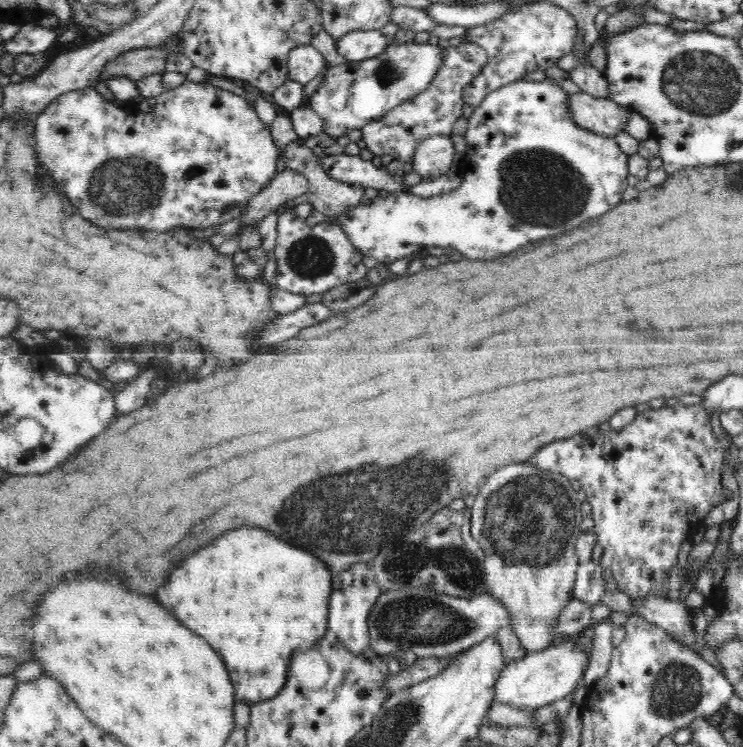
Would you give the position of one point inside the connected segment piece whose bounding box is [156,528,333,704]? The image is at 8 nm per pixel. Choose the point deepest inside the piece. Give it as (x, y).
(255, 599)

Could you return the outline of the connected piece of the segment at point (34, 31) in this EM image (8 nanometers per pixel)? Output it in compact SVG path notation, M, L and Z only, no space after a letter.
M41 25L22 28L14 38L5 41L5 51L9 55L16 54L40 54L46 52L58 35L63 31L63 27L57 26L54 29L46 29Z

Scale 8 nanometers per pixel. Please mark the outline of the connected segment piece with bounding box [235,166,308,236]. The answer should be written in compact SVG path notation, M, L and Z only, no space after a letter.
M287 166L282 172L276 172L271 183L266 184L260 192L256 192L256 195L252 196L248 202L248 208L245 208L241 215L240 232L235 235L241 235L245 228L258 226L268 212L274 212L284 202L304 194L307 191L307 186L307 180L303 178L301 172L298 174Z

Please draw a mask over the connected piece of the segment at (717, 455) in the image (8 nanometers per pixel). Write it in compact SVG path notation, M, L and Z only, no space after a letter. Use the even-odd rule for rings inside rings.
M678 402L674 407L667 407L666 405L656 403L652 408L638 413L634 422L631 422L619 431L612 429L610 432L605 434L599 433L594 437L587 437L583 433L576 433L576 436L564 438L564 440L554 440L550 444L545 444L540 450L537 450L534 456L531 456L527 460L527 463L542 470L564 475L571 481L572 488L576 492L580 489L584 490L588 503L592 505L591 517L594 521L593 532L595 532L597 543L603 548L603 555L599 563L604 569L610 568L612 570L619 592L626 593L631 598L636 598L647 597L648 595L663 596L661 586L669 570L678 562L676 558L678 558L678 552L680 552L682 542L688 540L688 542L700 543L703 539L706 529L702 526L702 520L706 518L706 514L714 506L718 506L726 498L726 492L724 492L722 482L720 482L722 478L722 467L724 466L725 450L726 446L724 442L721 442L712 431L710 413L706 411L702 403L683 405L681 402Z

